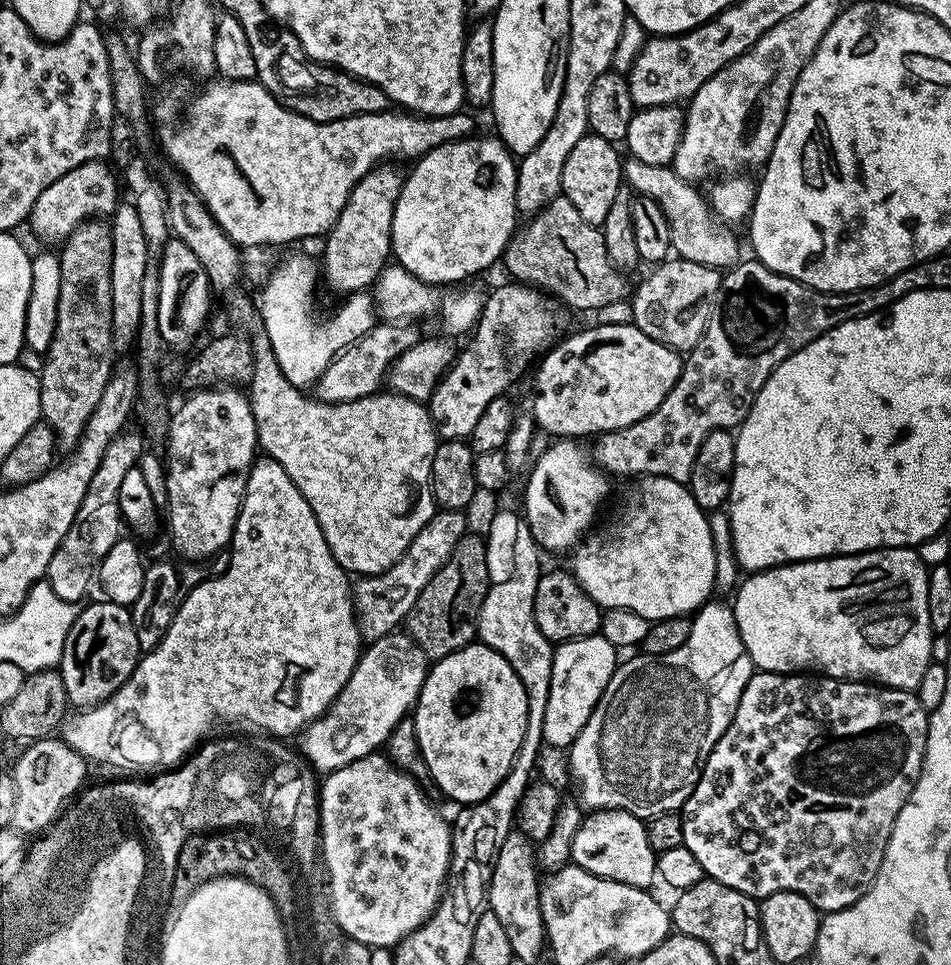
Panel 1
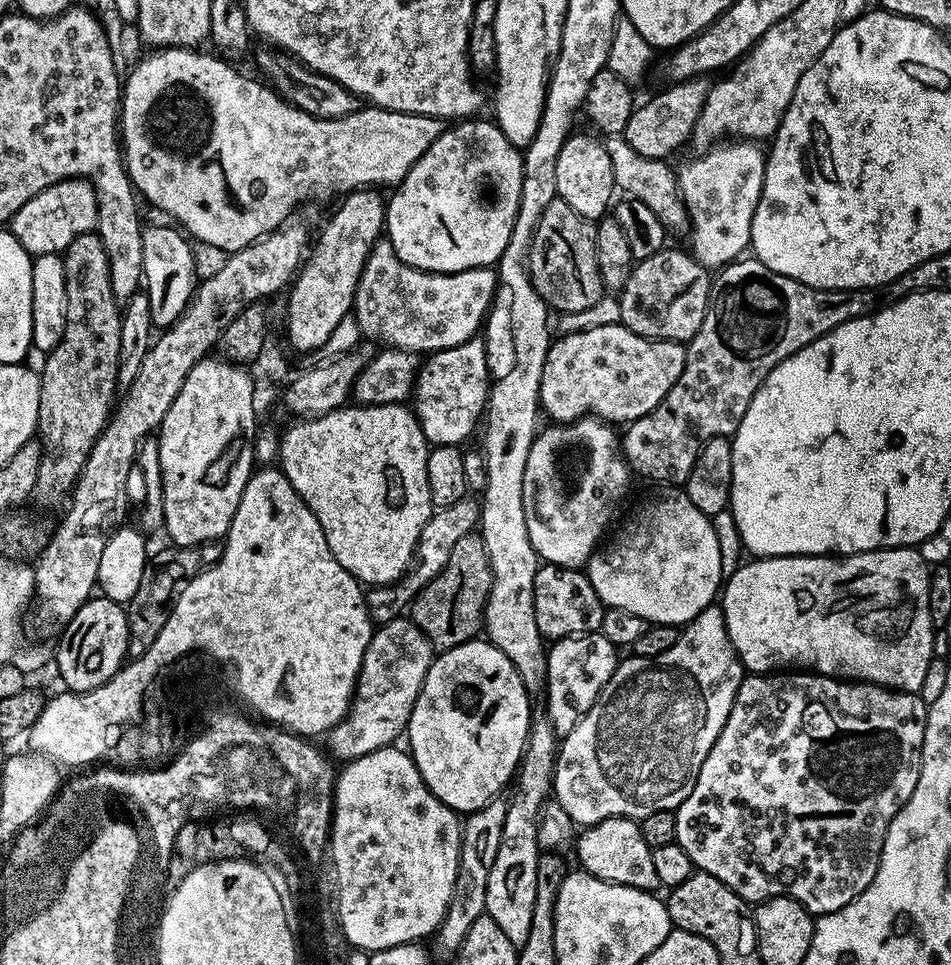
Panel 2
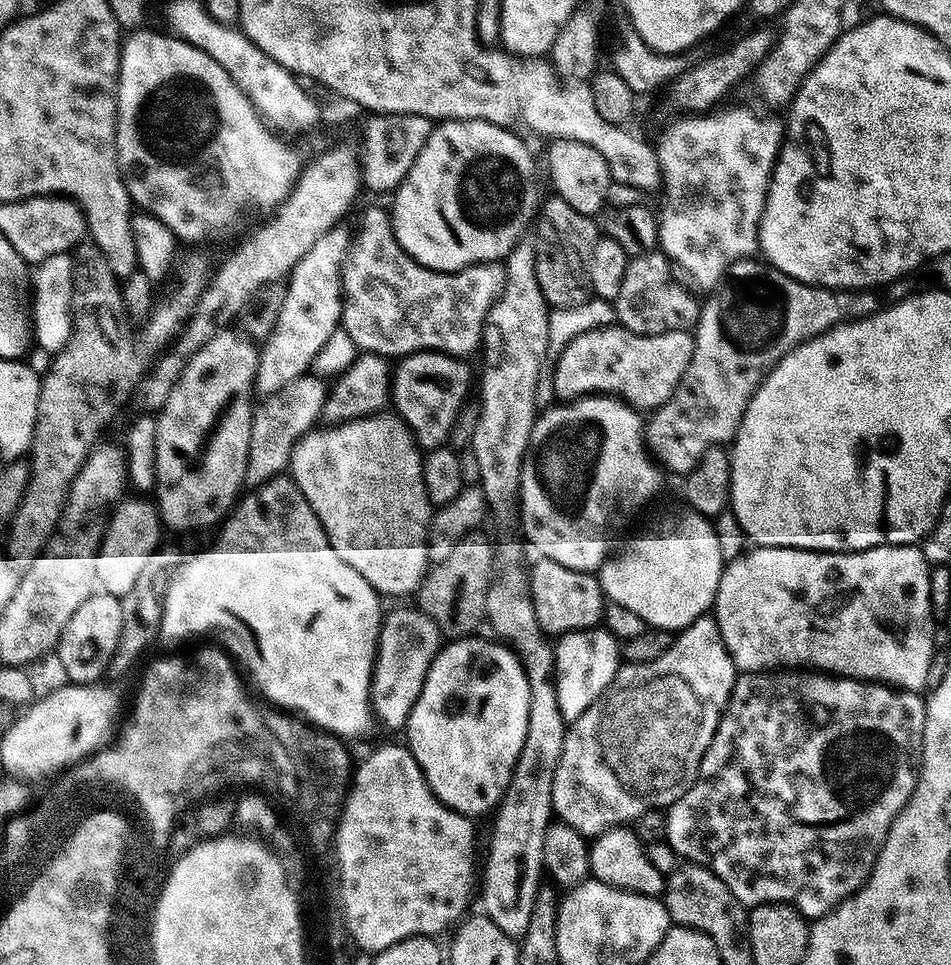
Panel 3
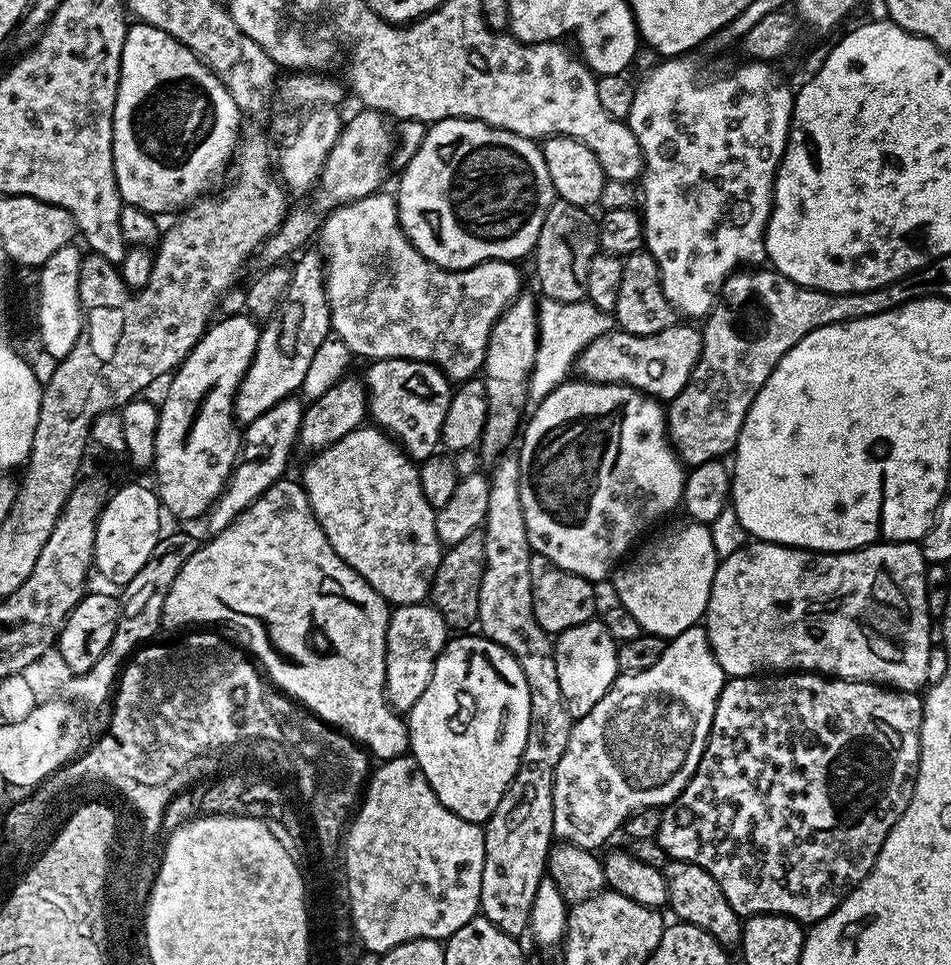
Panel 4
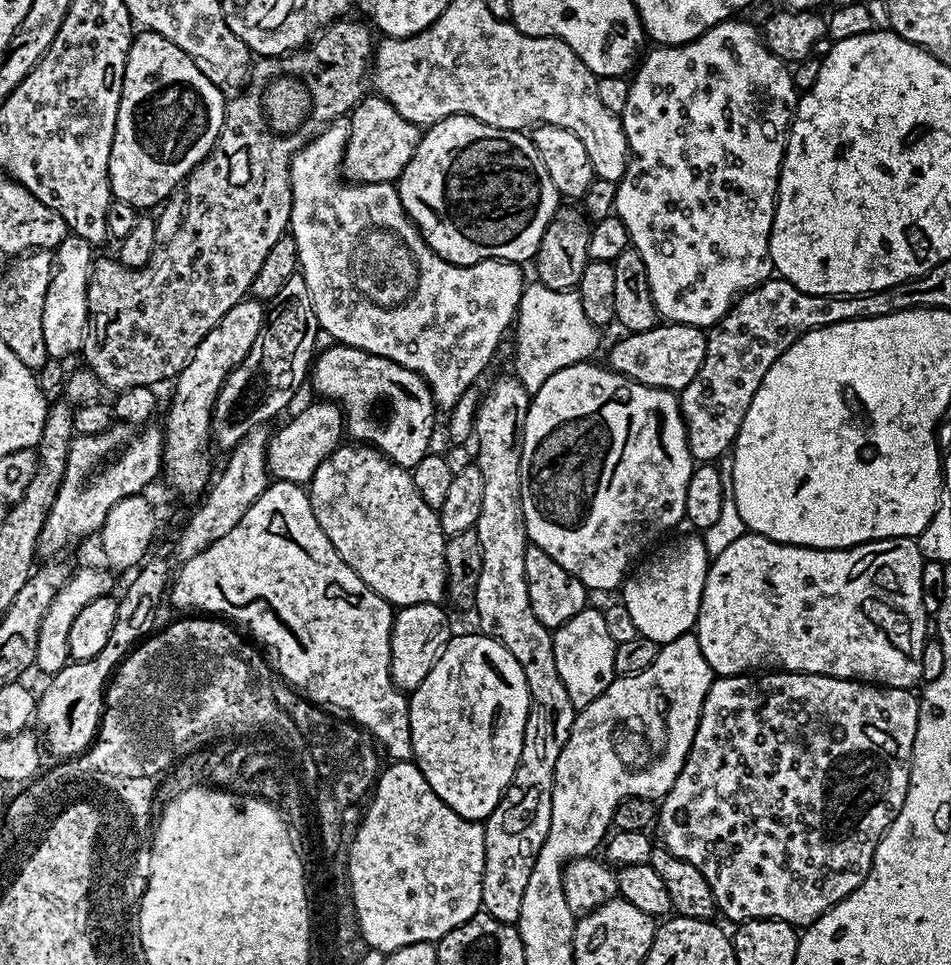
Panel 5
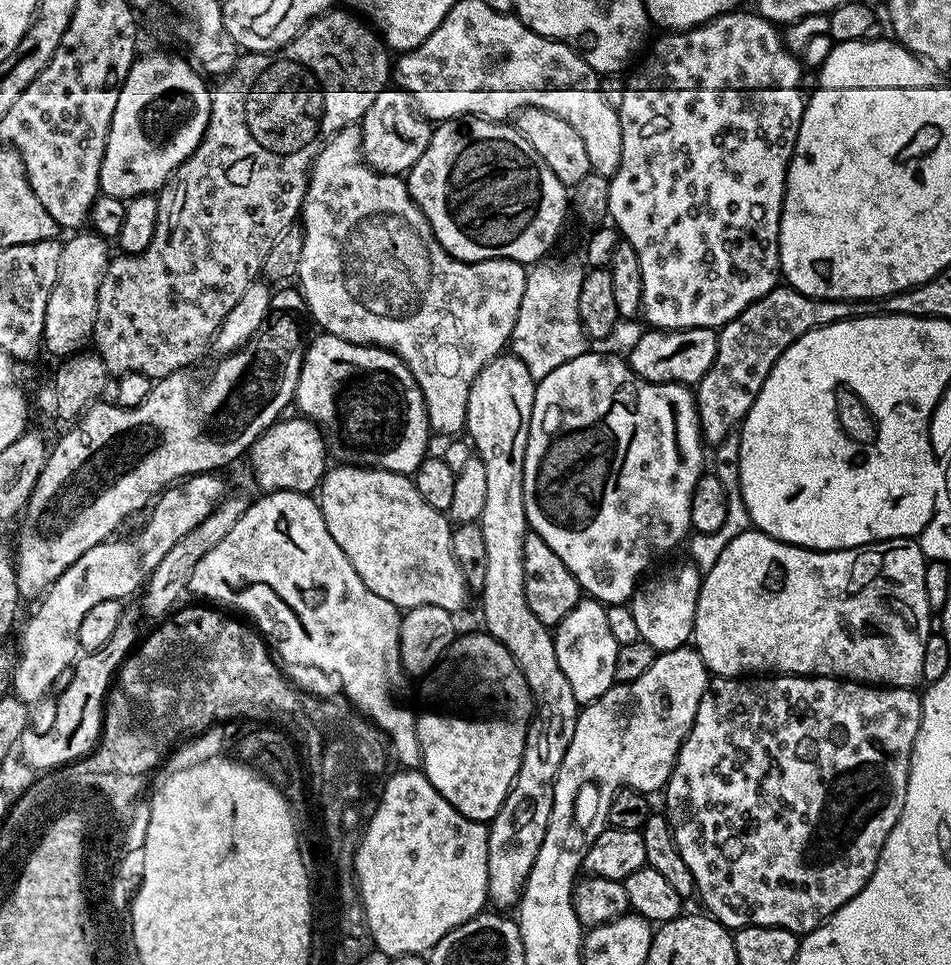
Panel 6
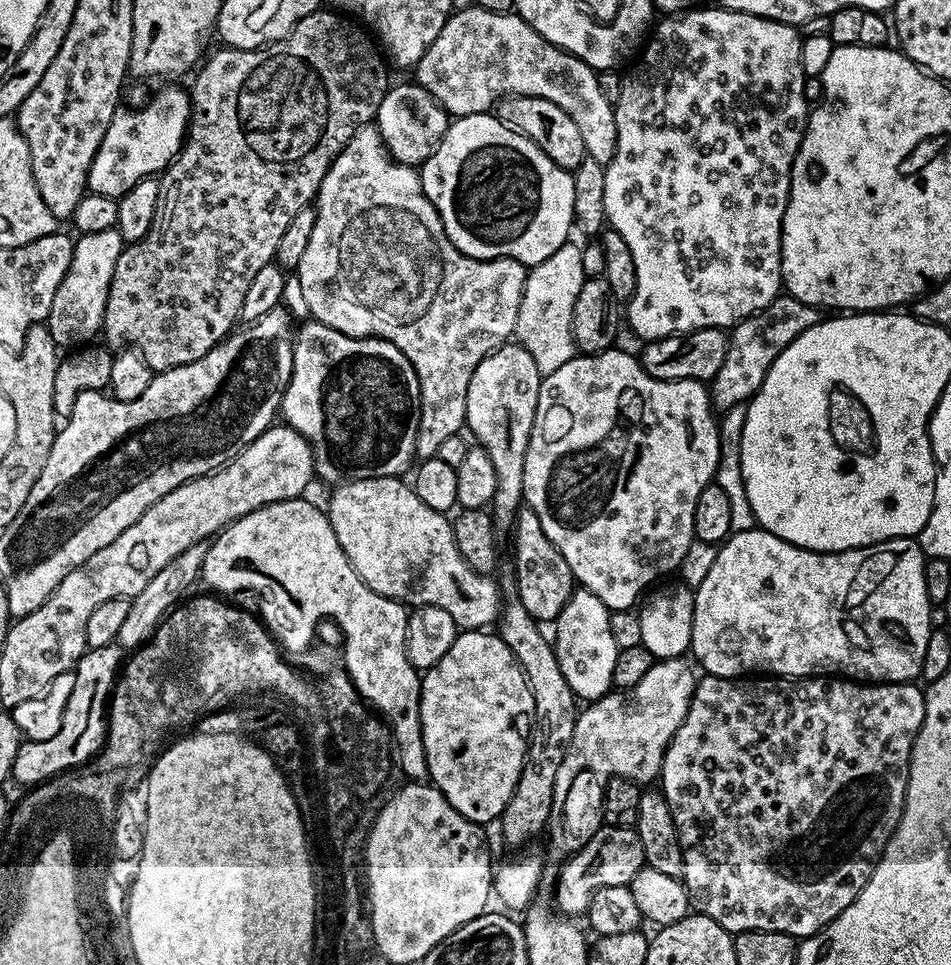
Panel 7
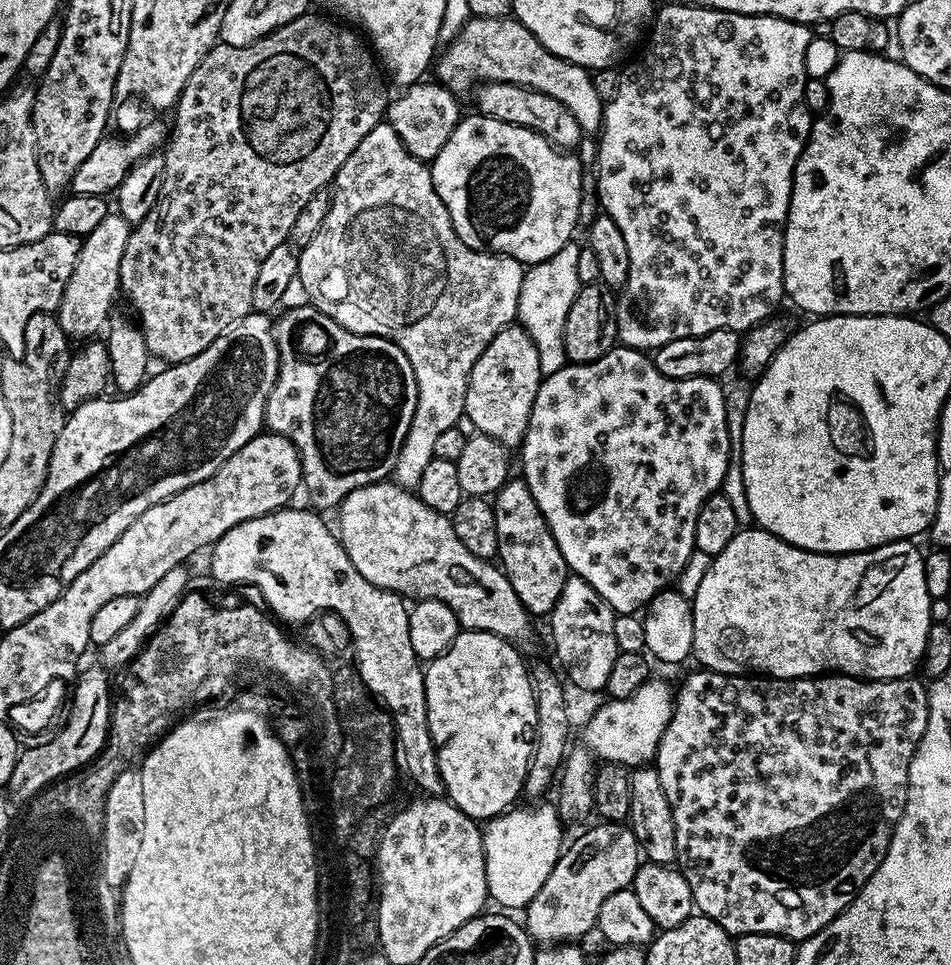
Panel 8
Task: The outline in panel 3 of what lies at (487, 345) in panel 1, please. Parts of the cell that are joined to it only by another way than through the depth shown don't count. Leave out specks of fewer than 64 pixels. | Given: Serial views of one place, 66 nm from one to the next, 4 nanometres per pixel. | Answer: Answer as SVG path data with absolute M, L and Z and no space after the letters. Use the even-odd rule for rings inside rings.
M411 352L395 365L392 374L391 403L394 405L395 415L408 425L421 449L442 448L449 443L448 435L451 434L452 427L455 426L456 419L468 400L468 391L471 388L473 391L474 388L474 376L472 380L472 368L468 363L467 359L447 356L444 352Z

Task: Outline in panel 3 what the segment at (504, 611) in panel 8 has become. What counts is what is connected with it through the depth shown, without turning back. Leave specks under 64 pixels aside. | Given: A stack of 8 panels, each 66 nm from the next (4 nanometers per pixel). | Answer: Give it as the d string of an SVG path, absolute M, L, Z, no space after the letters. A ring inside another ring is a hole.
M385 410L375 416L348 420L345 424L324 426L304 435L296 443L288 463L290 479L310 502L330 546L381 597L408 596L419 589L428 575L428 522L430 505L422 482L422 449L408 425L399 416Z

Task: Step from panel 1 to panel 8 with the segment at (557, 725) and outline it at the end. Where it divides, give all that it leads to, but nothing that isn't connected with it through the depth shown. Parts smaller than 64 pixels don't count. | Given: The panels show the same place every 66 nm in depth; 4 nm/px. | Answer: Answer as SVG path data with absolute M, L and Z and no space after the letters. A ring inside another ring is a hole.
M569 575L566 586L562 586L562 594L550 613L552 620L552 644L556 647L556 656L564 667L563 675L573 680L584 692L600 692L606 686L606 678L610 678L610 670L614 667L614 658L618 651L614 638L614 622L617 613L610 605L580 576Z

